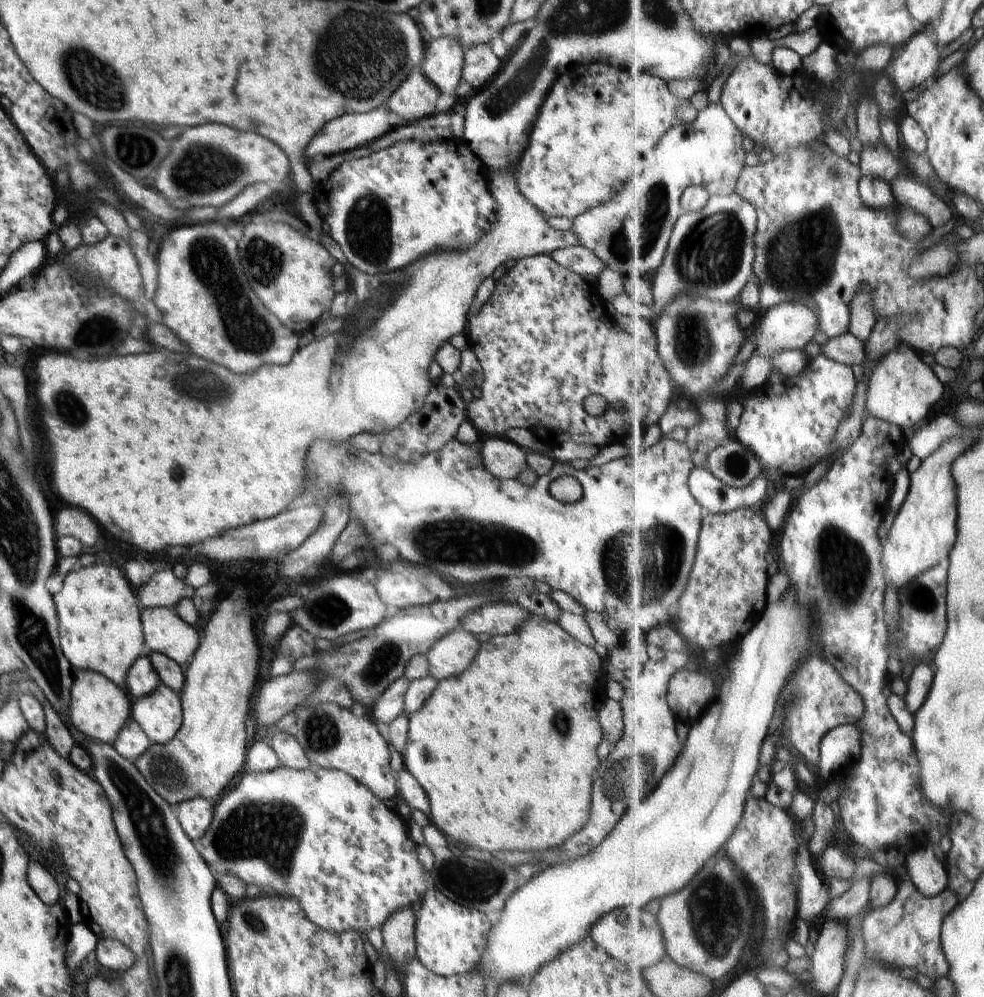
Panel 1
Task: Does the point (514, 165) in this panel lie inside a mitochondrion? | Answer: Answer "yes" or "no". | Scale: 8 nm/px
no

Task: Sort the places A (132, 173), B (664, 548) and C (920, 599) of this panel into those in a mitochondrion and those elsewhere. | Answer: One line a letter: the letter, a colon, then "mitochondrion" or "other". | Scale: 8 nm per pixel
A: other
B: mitochondrion
C: mitochondrion

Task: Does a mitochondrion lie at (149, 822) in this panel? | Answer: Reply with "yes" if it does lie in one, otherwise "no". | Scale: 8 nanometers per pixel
yes

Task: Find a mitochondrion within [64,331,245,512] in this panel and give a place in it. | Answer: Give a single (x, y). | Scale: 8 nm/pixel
(183, 381)

